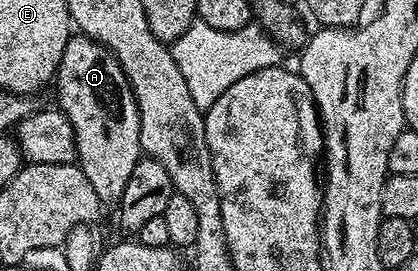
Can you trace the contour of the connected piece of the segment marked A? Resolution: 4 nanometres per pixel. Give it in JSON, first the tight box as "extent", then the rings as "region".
{"extent":[55,33,143,204],"region":[[[73,33],[70,34],[69,40],[67,41],[67,49],[63,49],[61,64],[55,76],[55,87],[61,90],[57,95],[58,101],[61,102],[58,103],[59,110],[65,114],[67,121],[71,121],[71,125],[73,126],[75,145],[77,146],[76,162],[79,164],[81,172],[87,177],[87,181],[91,181],[91,189],[95,189],[95,193],[101,198],[102,204],[120,204],[123,189],[131,177],[131,169],[135,169],[135,165],[143,157],[143,152],[141,150],[141,114],[139,113],[139,105],[137,104],[135,93],[133,92],[133,86],[129,84],[129,79],[125,75],[125,70],[122,69],[121,63],[117,60],[116,55],[114,55],[104,43],[98,43],[96,39],[90,39],[87,35]]]}

